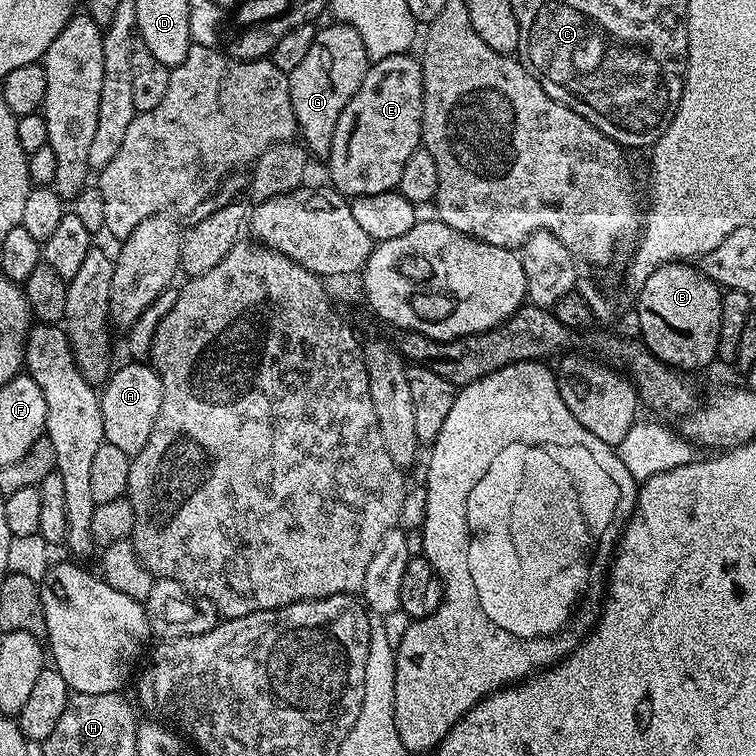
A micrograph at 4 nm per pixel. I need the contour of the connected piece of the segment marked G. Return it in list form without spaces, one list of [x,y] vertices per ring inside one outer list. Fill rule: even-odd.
[[[332,22],[329,28],[321,27],[317,31],[314,42],[310,42],[306,59],[298,65],[298,70],[287,73],[298,136],[313,157],[327,158],[330,154],[338,118],[342,118],[346,102],[350,102],[358,86],[362,86],[369,63],[369,56],[357,30],[348,24]]]

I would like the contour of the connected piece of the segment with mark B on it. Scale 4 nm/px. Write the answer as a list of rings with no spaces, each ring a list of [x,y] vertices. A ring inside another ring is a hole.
[[[673,262],[663,264],[661,268],[656,268],[654,274],[650,274],[650,278],[646,278],[646,282],[642,286],[640,292],[635,293],[636,300],[636,320],[640,323],[639,339],[648,347],[657,358],[664,364],[670,365],[677,370],[688,370],[684,368],[704,368],[711,360],[717,359],[716,351],[718,350],[718,326],[722,322],[722,289],[719,284],[713,282],[709,276],[704,275],[699,269],[692,270],[689,263]]]

